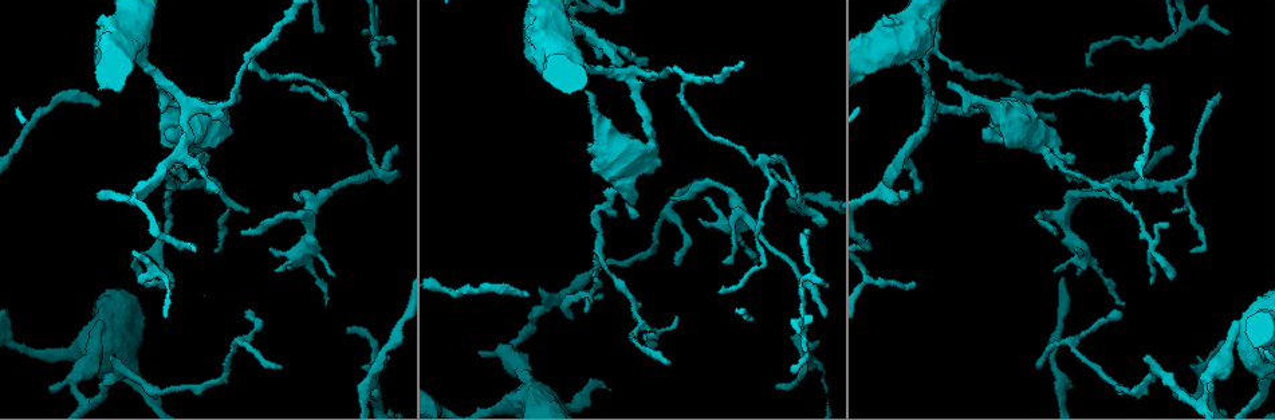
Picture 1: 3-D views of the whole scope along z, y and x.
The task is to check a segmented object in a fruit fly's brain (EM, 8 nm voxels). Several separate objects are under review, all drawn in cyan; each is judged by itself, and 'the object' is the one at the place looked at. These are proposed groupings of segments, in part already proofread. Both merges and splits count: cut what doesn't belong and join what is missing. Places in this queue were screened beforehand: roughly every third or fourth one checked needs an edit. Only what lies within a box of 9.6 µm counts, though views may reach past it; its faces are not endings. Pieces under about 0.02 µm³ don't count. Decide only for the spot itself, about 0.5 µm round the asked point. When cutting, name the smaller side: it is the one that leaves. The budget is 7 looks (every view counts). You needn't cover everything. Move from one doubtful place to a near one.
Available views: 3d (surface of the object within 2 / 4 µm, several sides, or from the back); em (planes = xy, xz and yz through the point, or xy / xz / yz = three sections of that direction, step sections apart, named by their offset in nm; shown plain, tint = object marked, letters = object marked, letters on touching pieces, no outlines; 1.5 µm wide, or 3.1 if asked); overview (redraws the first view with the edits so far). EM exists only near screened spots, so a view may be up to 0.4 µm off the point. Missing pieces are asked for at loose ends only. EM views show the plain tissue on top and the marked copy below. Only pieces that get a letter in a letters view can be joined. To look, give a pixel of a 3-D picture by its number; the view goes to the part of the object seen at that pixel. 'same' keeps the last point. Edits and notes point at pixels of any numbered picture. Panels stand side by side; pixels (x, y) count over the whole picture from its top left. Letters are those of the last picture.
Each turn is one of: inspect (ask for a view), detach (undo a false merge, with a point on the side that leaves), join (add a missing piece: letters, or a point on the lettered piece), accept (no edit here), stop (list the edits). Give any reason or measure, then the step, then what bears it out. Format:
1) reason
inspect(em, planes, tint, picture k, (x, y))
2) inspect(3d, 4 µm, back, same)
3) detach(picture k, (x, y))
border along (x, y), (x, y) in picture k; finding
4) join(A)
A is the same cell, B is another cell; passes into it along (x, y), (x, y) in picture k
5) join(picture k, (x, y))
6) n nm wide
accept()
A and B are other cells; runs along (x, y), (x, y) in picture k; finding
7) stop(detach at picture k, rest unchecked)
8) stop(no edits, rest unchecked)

tapers out
inspect(em, planes, letters, picture 1, (1219, 99))

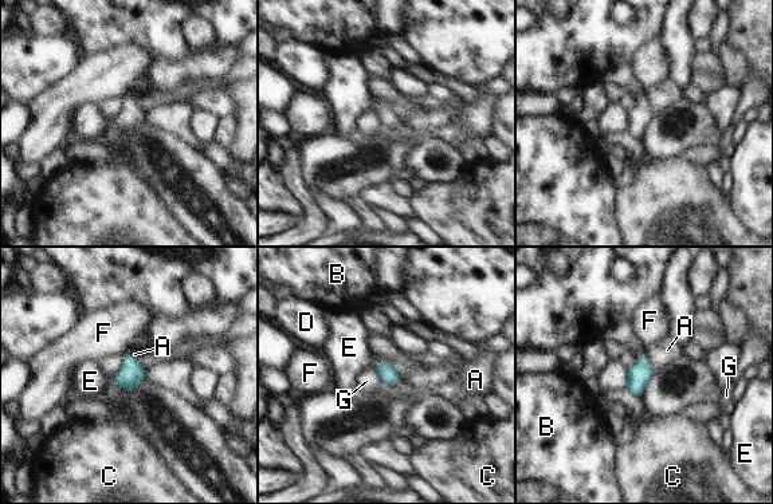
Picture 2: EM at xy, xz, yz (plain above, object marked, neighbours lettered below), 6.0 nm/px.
accept()
A, B, C, D, E, F and G are other cells; border along (125, 357), (124, 365), (112, 384) in picture 2; none of them fits

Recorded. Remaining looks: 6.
an open end
inspect(em, planes, letters, picture 1, (394, 43))

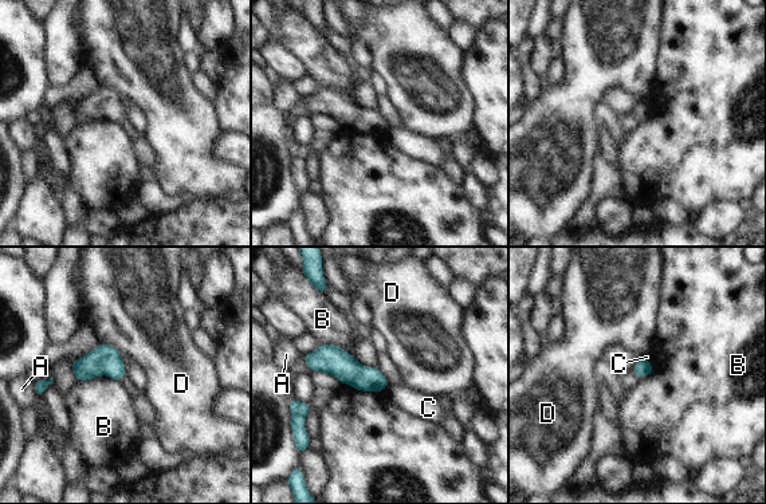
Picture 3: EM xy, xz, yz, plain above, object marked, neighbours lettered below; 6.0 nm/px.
B touches over 190 nm
accept()
A, B, C and D are other cells; runs along (307, 357), (333, 359), (382, 384) in picture 3; none of them fits

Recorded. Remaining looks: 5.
thick turns thin
inspect(3d, 4 µm, back, picture 1, (613, 191))

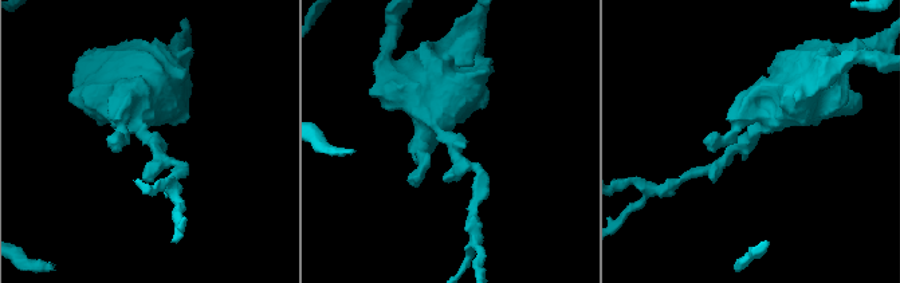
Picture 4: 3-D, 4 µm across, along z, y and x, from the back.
shape alone is not enough
inspect(em, planes, tint, picture 4, (150, 138))

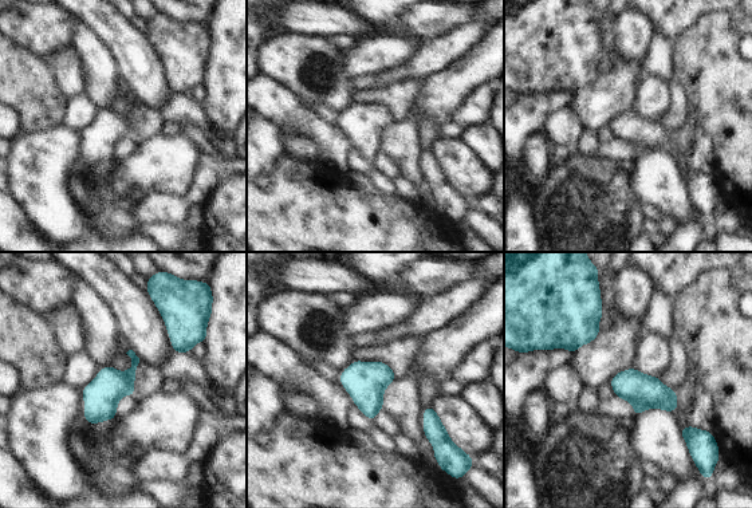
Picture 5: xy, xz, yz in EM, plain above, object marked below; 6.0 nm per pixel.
inspect(em, planes, letters, same)

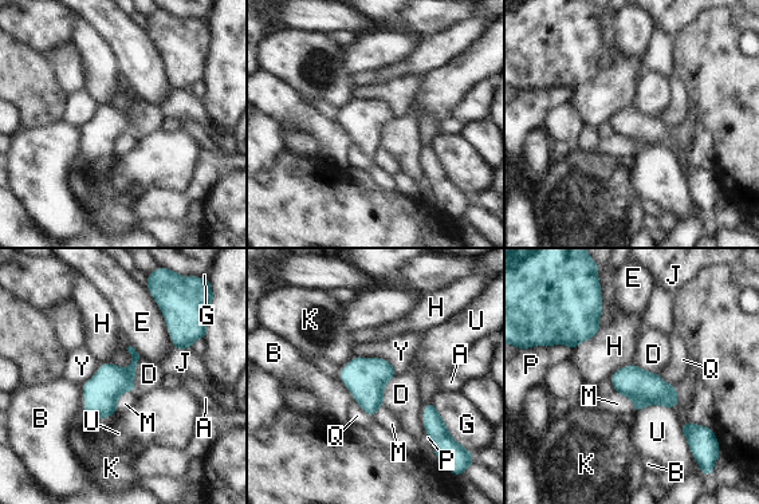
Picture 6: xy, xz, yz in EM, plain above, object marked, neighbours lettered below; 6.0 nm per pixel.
accept()
A, B, D, E, G, H, J, K, M, P, Q, U and Y are other cells; continuous, no second neuron

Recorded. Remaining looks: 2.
stop(no edits, rest unchecked)

